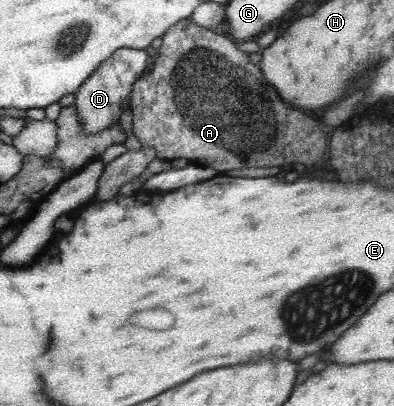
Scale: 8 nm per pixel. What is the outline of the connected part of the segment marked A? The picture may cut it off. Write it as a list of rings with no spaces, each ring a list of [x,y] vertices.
[[[182,20],[178,24],[174,24],[169,30],[162,35],[161,45],[158,47],[157,57],[150,73],[143,75],[134,82],[129,97],[129,107],[131,109],[132,133],[138,140],[142,148],[151,147],[157,151],[156,157],[163,160],[172,160],[184,157],[189,163],[203,165],[204,167],[212,167],[217,173],[232,171],[232,169],[240,169],[240,167],[276,167],[276,165],[284,165],[284,163],[306,163],[312,165],[316,161],[322,159],[322,155],[326,153],[326,135],[318,129],[318,123],[312,121],[310,117],[306,117],[304,113],[298,111],[290,111],[282,105],[282,101],[278,99],[278,95],[274,93],[271,85],[266,83],[260,68],[248,62],[247,54],[238,50],[235,43],[230,42],[226,37],[211,32],[210,29],[201,25],[194,24],[192,20]]]

